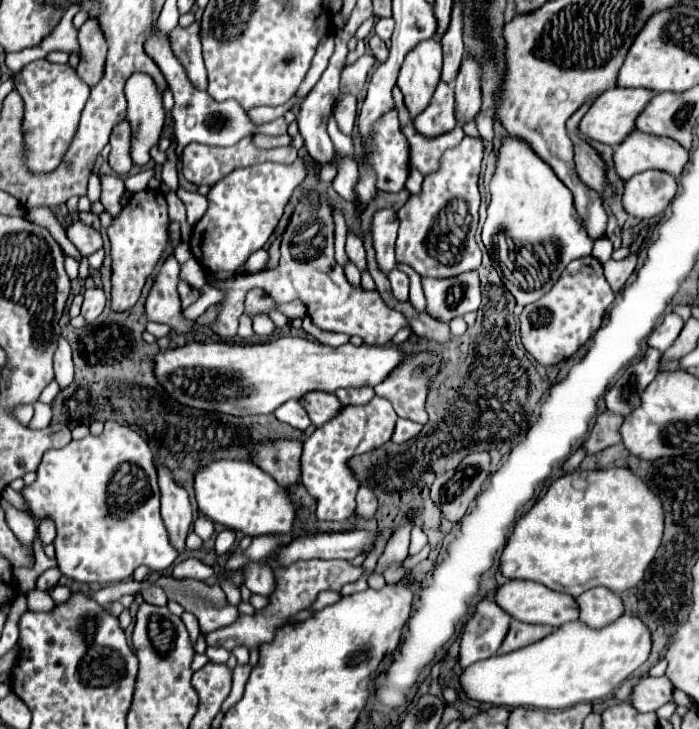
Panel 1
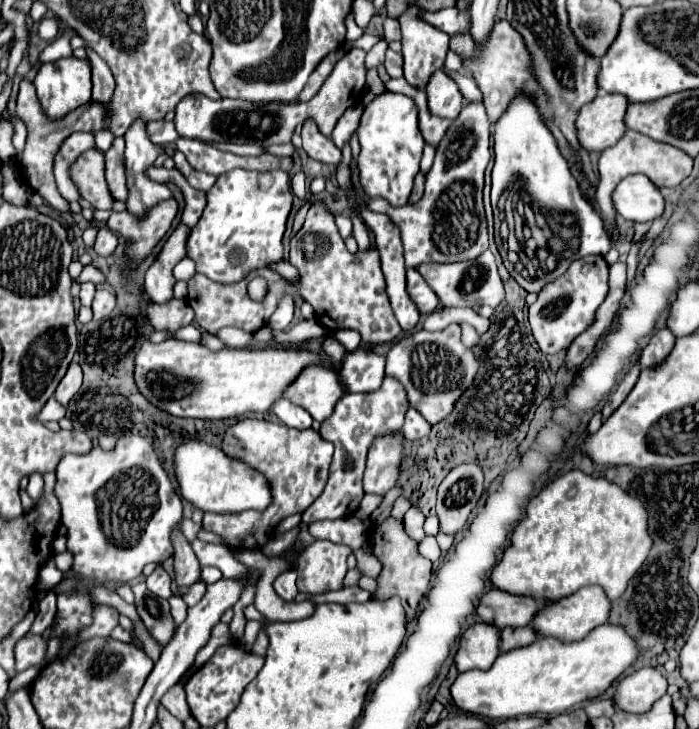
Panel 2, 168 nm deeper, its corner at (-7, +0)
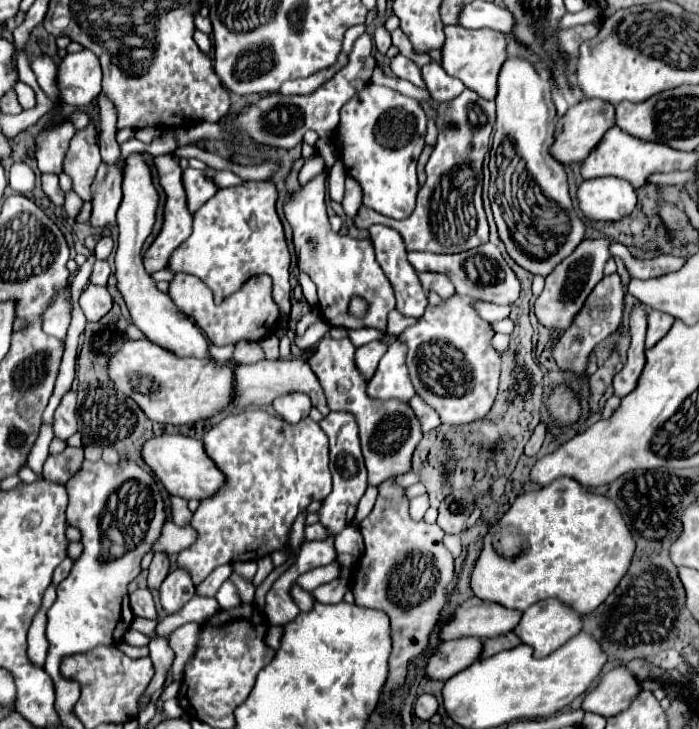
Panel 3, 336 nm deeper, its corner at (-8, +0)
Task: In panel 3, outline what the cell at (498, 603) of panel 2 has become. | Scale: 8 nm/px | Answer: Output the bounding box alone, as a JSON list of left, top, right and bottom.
[442,595,522,639]

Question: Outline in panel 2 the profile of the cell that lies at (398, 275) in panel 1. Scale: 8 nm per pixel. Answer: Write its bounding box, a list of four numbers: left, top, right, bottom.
[407,269,439,313]

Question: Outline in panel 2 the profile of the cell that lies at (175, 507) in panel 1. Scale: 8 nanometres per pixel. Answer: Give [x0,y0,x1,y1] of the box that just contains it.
[173,527,201,589]

